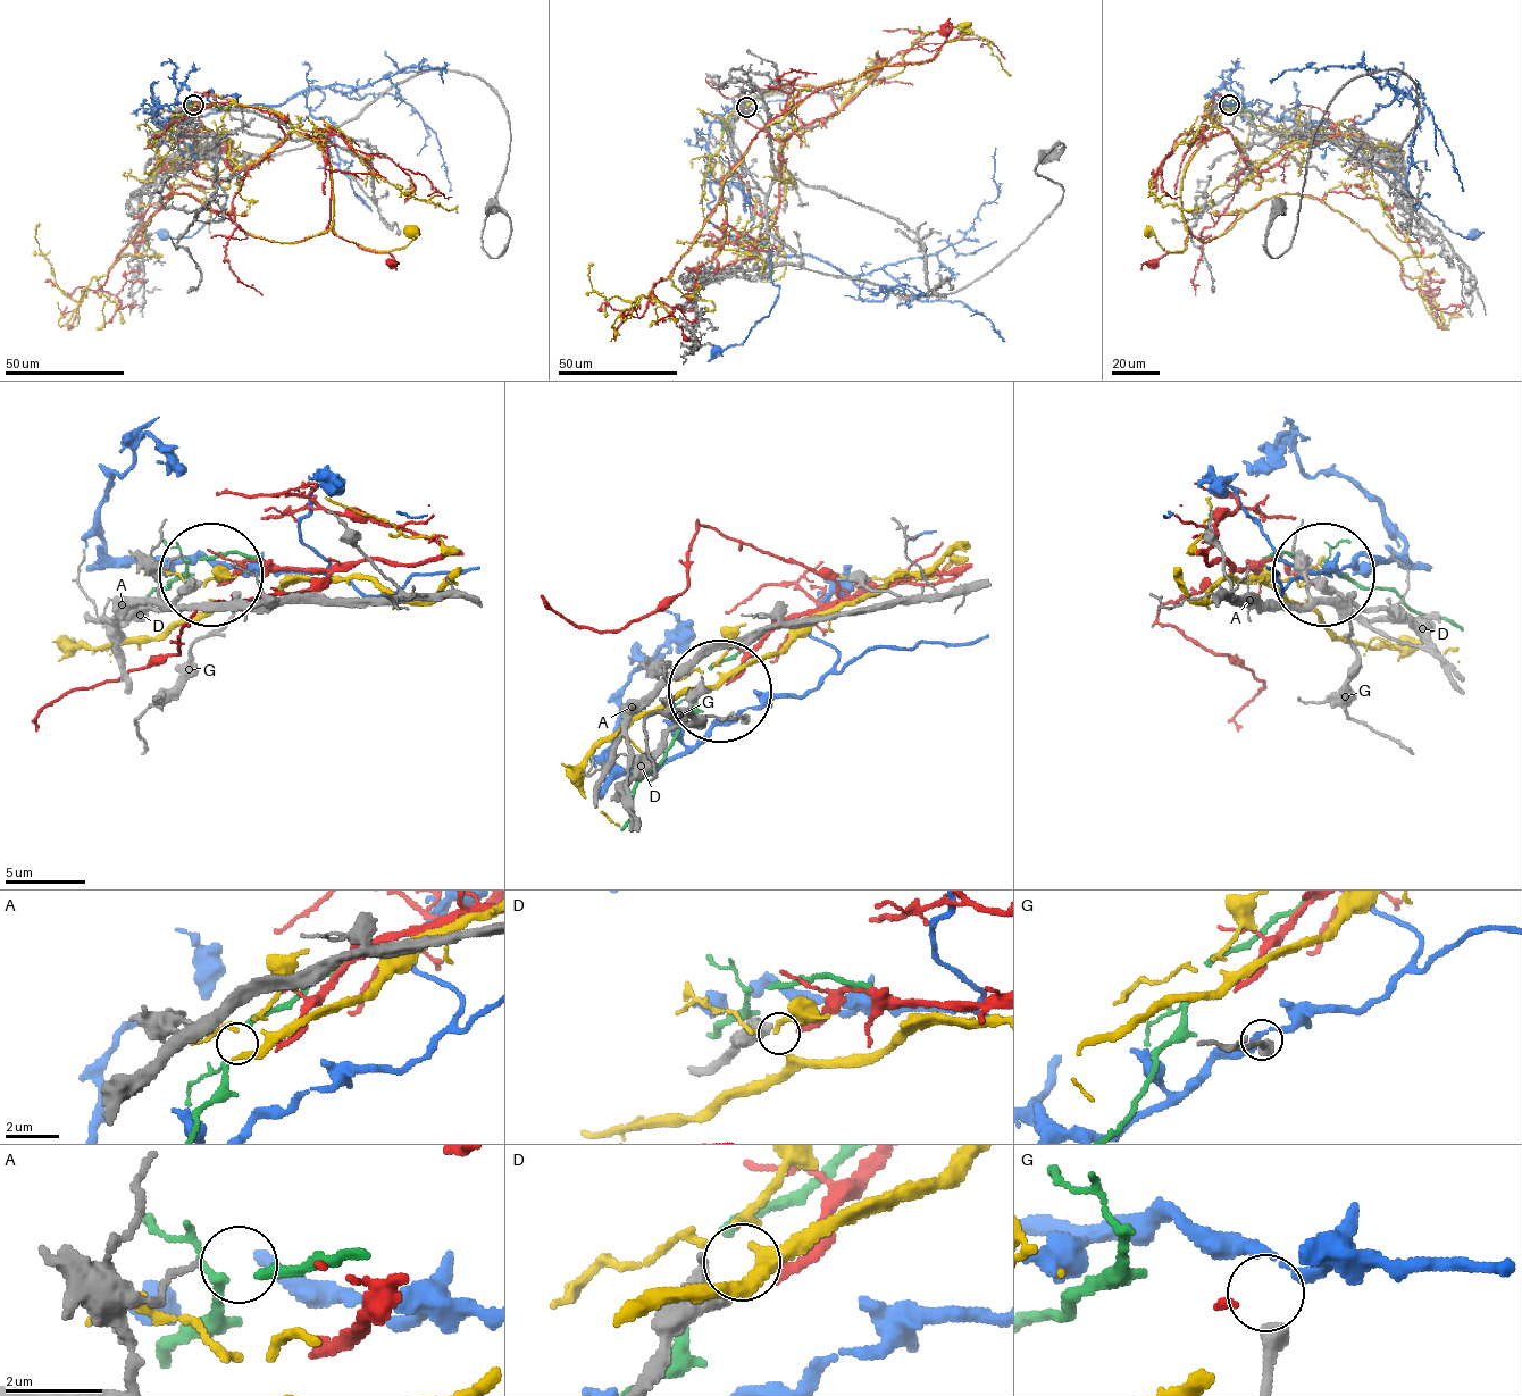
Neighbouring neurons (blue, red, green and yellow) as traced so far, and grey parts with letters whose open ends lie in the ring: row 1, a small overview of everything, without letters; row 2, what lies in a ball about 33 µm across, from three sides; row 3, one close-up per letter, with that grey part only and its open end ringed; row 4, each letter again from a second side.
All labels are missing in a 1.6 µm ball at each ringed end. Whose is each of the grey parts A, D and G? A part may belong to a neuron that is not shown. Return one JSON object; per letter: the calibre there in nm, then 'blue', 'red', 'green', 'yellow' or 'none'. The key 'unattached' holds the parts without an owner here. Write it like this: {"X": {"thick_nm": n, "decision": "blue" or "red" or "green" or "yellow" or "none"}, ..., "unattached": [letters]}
{"A": {"thick_nm": 100, "decision": "green"}, "D": {"thick_nm": 400, "decision": "none"}, "G": {"thick_nm": 360, "decision": "blue"}, "unattached": ["D"]}

